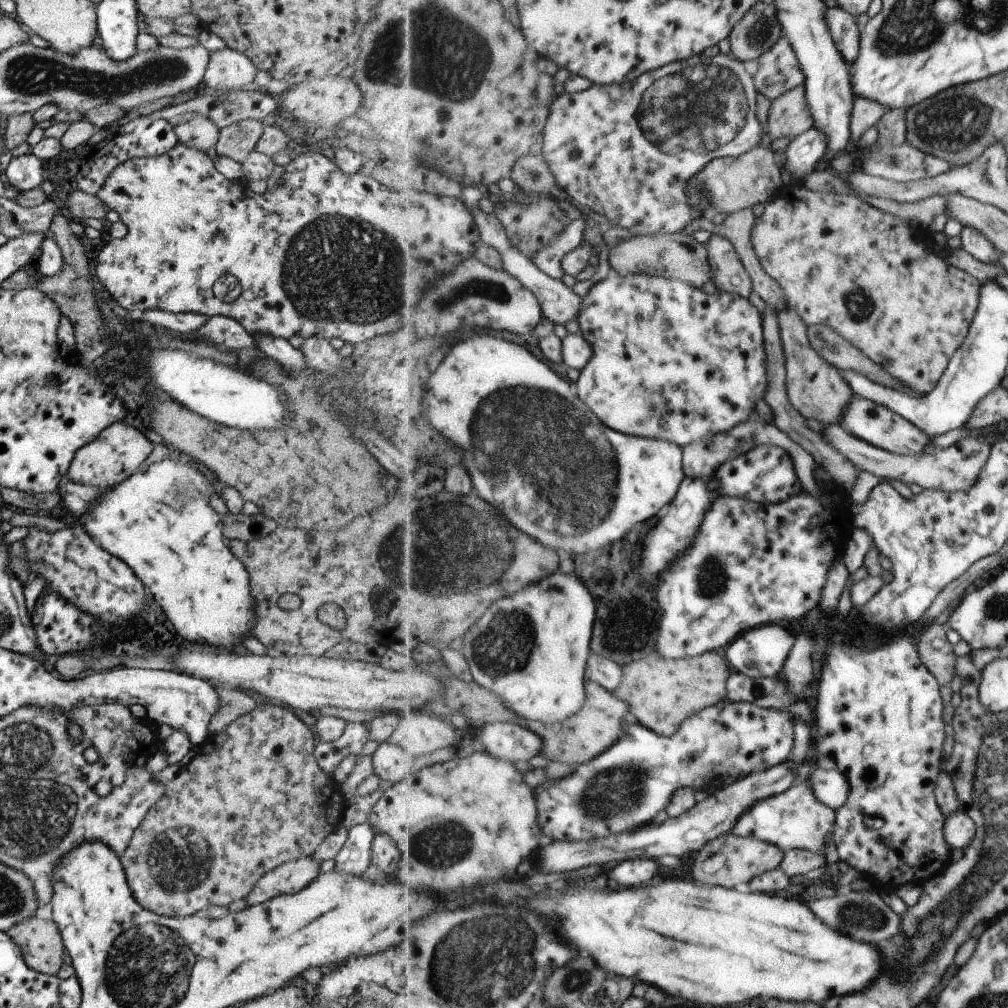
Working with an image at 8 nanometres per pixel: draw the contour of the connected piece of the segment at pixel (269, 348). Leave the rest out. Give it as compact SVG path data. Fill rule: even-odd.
M255 333L255 344L265 356L275 359L285 372L299 372L306 369L301 351L289 345L287 339L274 337L270 334Z

